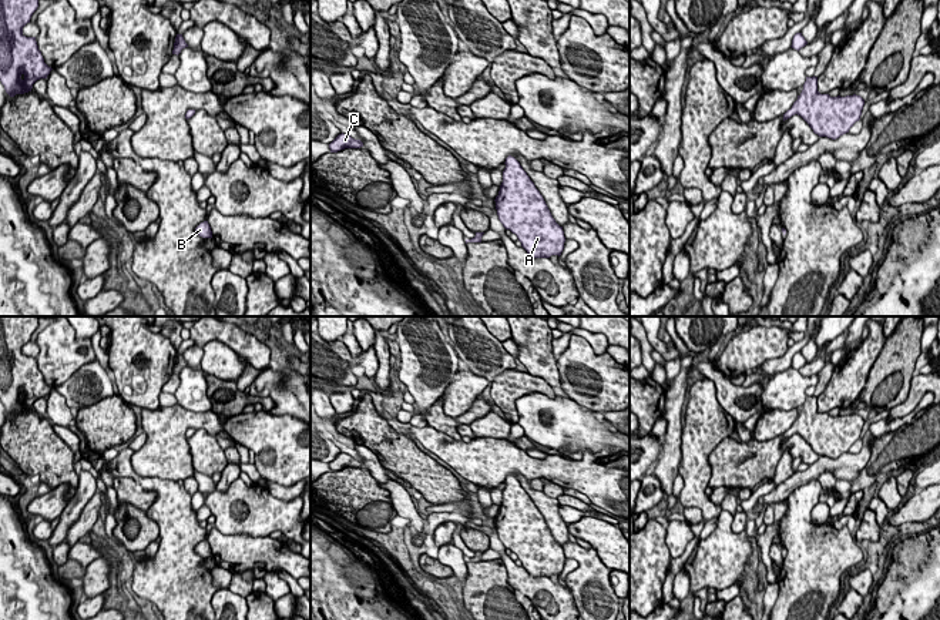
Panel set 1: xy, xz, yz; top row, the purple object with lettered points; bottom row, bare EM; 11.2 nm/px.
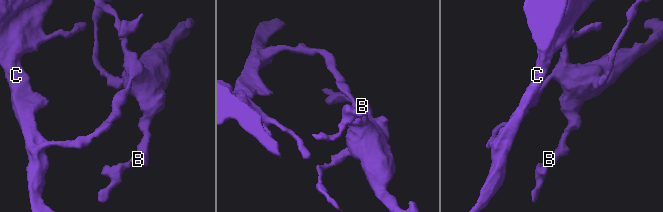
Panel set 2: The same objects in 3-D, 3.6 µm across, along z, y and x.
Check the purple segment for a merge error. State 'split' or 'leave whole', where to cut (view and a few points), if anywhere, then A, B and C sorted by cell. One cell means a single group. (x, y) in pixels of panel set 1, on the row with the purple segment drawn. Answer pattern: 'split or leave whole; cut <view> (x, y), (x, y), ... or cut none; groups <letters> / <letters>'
leave whole; cut none; groups A B C

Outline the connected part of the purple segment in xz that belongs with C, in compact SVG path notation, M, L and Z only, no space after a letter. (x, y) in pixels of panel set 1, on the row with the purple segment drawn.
M339 134L330 144L330 153L338 153L345 148L360 148L363 147L363 143L360 140L355 140L348 134Z

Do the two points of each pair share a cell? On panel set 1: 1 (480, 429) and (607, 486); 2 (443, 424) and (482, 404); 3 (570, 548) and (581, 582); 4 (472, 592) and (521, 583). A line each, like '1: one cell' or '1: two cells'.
1: two cells
2: one cell
3: one cell
4: two cells

